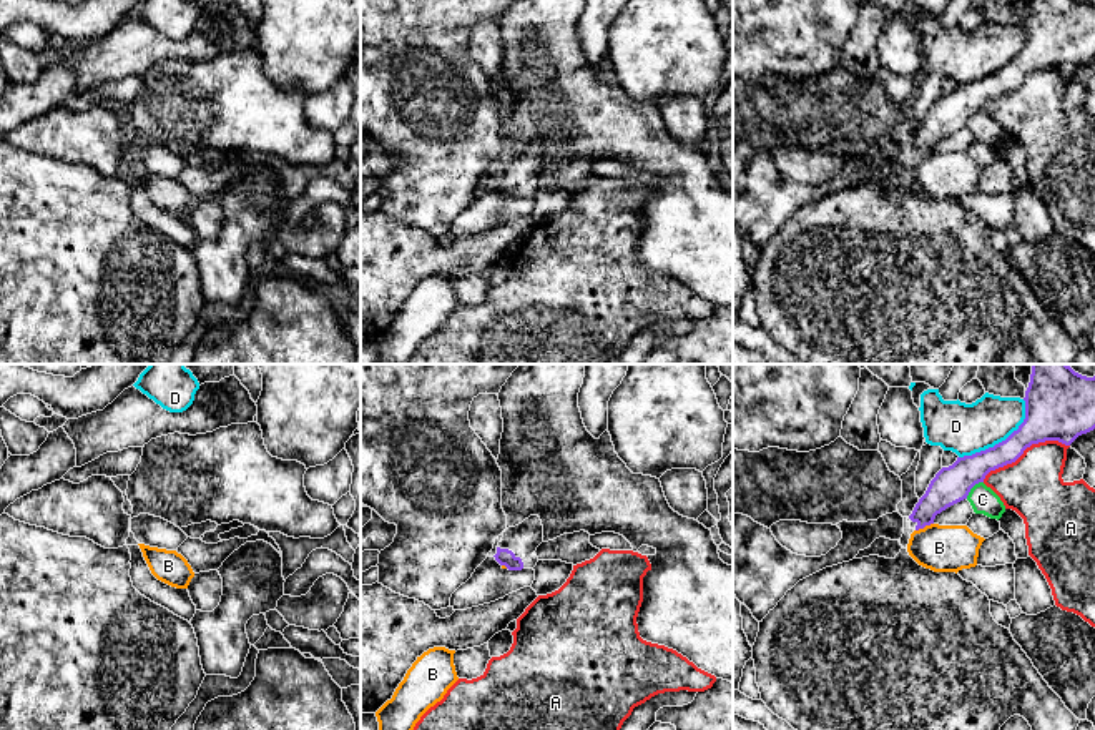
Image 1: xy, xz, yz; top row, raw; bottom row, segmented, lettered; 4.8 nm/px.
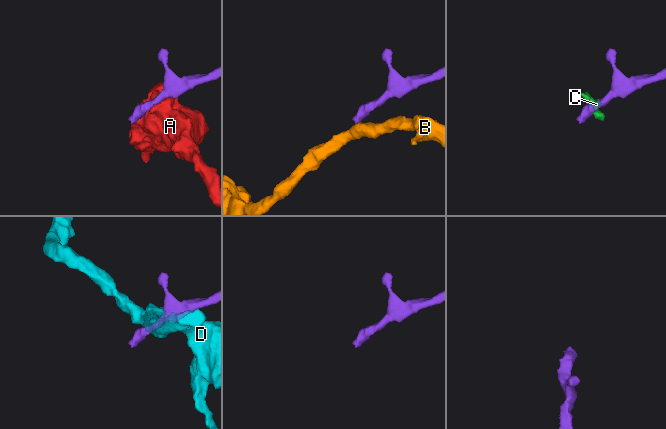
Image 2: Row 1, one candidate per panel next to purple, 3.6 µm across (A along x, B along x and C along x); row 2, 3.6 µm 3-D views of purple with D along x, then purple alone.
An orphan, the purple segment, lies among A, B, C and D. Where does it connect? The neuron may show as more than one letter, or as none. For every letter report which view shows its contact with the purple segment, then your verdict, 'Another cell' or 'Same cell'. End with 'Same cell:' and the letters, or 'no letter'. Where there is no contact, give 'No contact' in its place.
A: Touches purple in yz. Another cell
B: Touches purple in yz. Another cell
C: Touches purple in yz. Another cell
D: Touches purple in yz. Another cell
Same cell: no letter

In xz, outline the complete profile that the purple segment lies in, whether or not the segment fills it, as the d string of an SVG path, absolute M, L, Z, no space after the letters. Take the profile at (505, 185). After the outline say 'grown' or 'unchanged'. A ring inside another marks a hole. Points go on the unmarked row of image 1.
M530 143L522 151L505 156L493 185L508 198L533 196L538 190L533 180L542 170L542 148L538 143Z | grown

